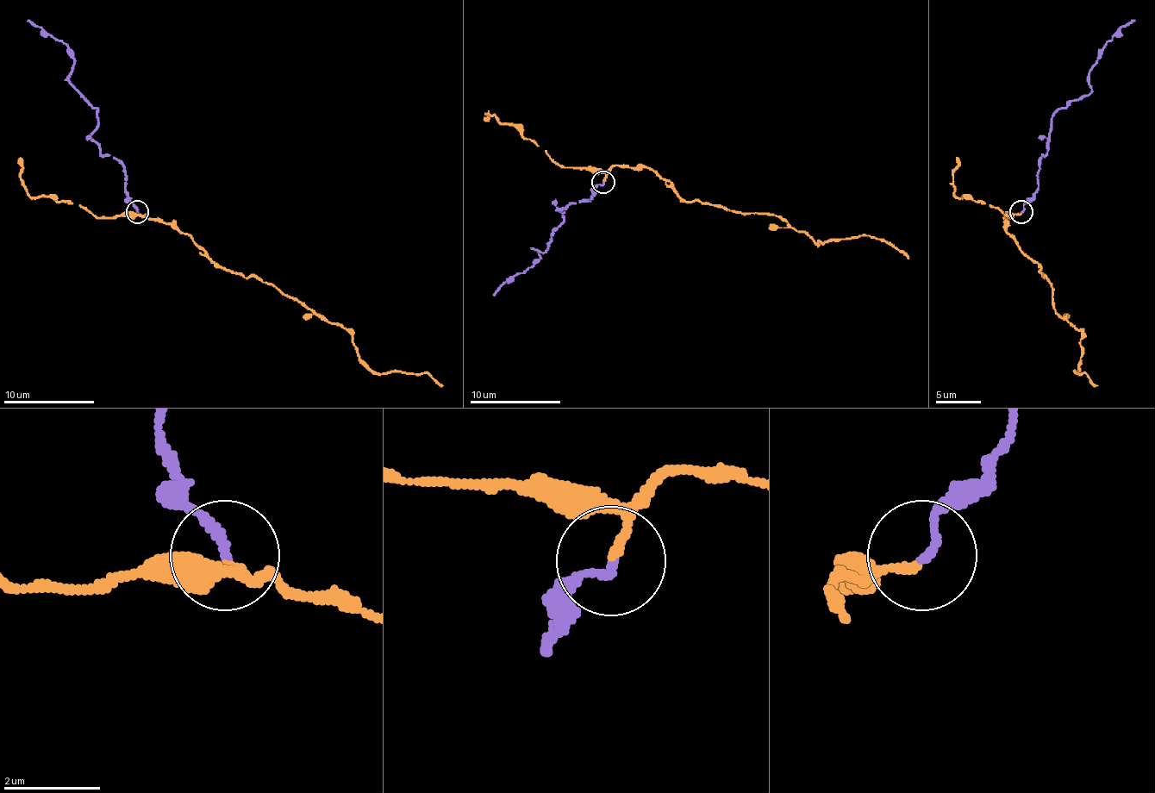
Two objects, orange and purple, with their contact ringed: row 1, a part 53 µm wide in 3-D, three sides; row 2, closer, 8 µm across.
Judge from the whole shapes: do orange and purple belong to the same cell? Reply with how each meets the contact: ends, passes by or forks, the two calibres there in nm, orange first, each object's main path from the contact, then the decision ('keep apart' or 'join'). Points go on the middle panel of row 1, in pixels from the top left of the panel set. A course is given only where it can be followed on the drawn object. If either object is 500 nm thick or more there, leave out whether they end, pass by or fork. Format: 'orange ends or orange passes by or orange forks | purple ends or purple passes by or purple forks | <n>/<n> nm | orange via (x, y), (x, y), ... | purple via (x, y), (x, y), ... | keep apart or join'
orange ends | purple ends | 170/170 nm | orange via (603, 183), (617, 165), (649, 166), (685, 201), (781, 216), (814, 241), (869, 234), (889, 241), (908, 258) | purple via (603, 183), (592, 198), (556, 209), (563, 212), (563, 221), (542, 252), (535, 251), (540, 258), (492, 294) | join

